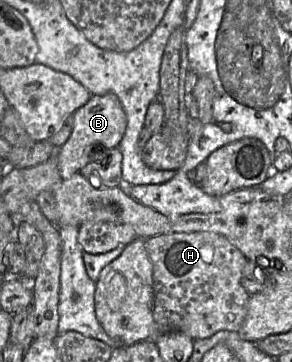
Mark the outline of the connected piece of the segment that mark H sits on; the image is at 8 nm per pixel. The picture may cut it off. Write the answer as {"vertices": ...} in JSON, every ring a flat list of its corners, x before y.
{"vertices":[[192,232,192,233,171,233,161,234,150,237,145,240,145,248,148,257,153,266,153,290,154,290,154,305,153,305,153,321,152,321,152,336,150,340,155,342,155,339,165,333,172,331,180,331,192,338,206,339,219,331,236,331,238,332,245,320,250,294,244,289,241,284,241,277,247,259,241,251,230,243,230,241,213,232]]}

